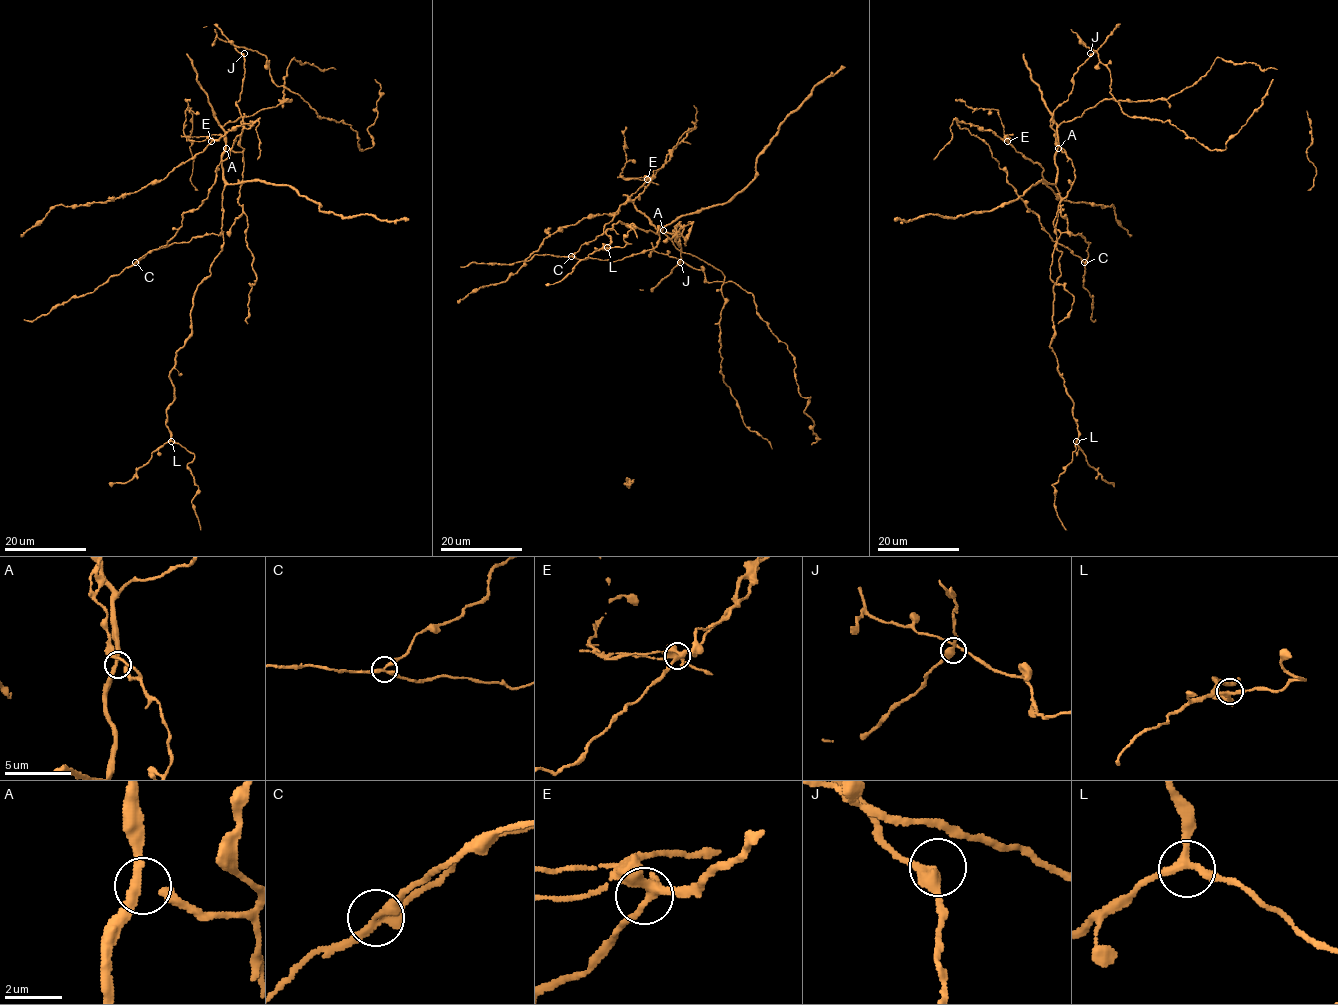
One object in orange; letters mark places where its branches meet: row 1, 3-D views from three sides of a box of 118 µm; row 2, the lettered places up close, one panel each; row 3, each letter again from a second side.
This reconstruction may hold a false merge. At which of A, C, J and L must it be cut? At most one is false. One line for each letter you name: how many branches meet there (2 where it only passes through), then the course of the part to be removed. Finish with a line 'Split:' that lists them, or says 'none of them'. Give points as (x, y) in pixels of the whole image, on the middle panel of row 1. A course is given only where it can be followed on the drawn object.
C: 3 | (571, 255), (644, 190), (688, 129), (666, 163), (615, 212), (560, 227), (515, 273), (457, 303)
Split: C

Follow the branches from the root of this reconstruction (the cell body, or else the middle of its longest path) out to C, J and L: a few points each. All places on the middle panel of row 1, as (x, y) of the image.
C: (628, 256), (609, 262), (590, 258), (580, 260), (571, 255)
J: (628, 256), (652, 249), (658, 227), (678, 236), (678, 223), (673, 235), (680, 262)
L: (628, 256), (652, 249), (660, 228), (646, 233), (618, 222), (606, 231), (610, 242), (602, 248), (607, 247)

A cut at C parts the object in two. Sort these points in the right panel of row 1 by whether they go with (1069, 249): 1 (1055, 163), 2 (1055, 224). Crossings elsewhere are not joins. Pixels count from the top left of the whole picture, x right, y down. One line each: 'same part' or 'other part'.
1: other part
2: other part

